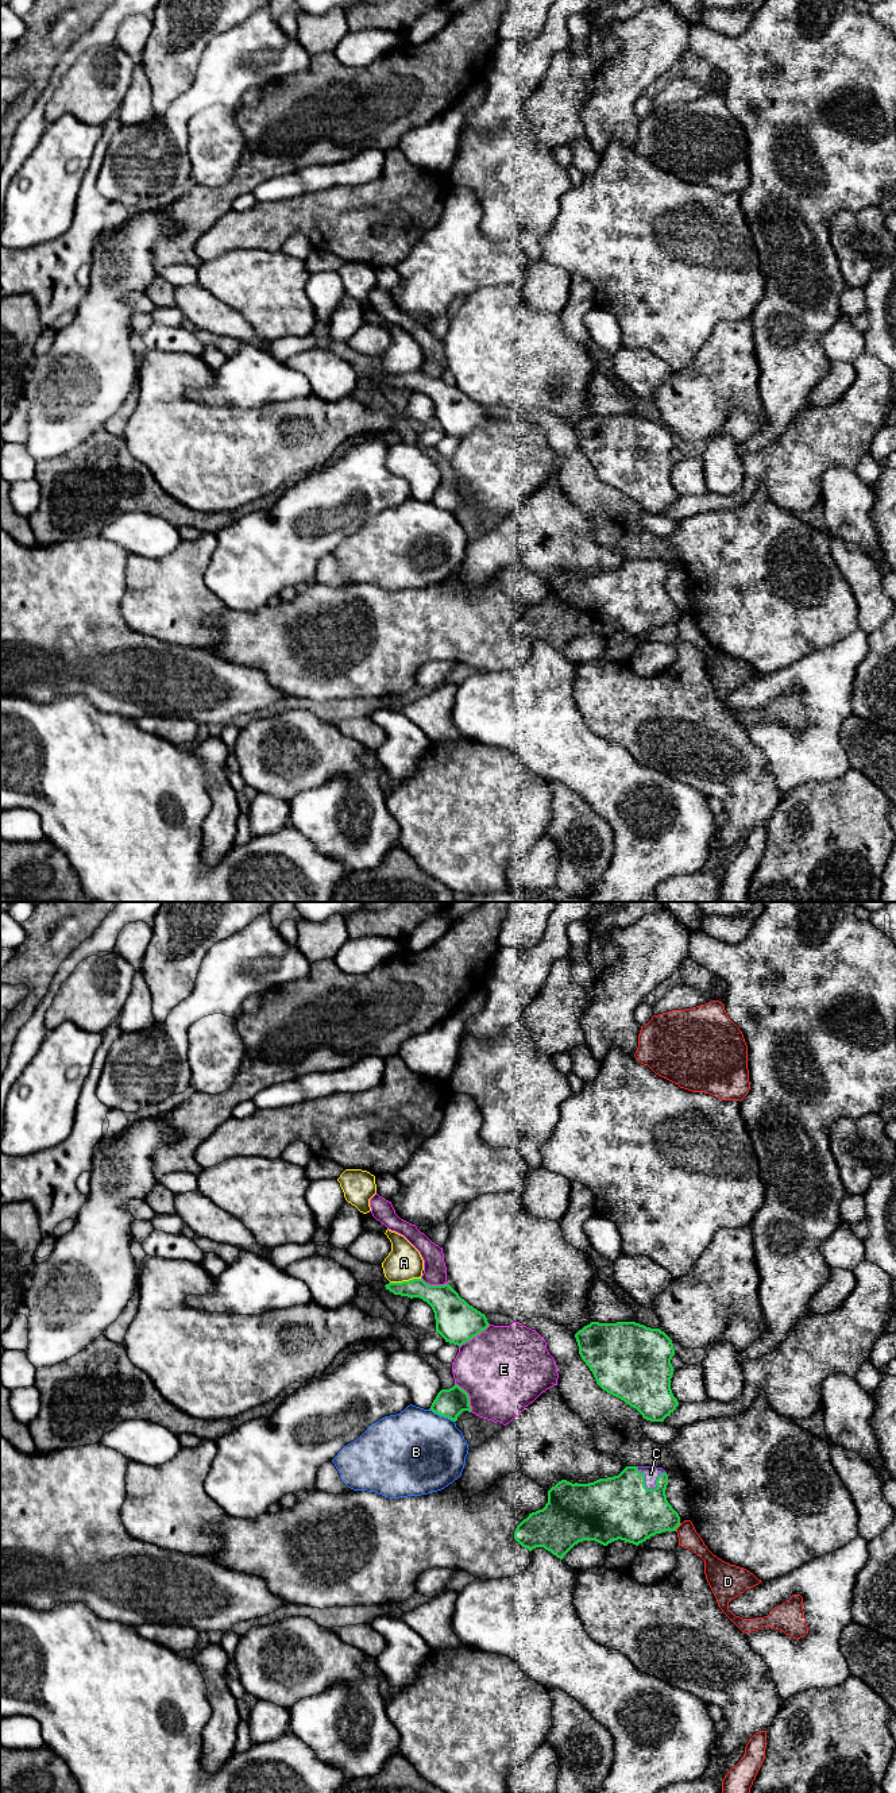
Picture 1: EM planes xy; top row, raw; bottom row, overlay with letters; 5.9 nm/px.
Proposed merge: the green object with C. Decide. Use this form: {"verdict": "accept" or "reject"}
{"verdict": "accept"}

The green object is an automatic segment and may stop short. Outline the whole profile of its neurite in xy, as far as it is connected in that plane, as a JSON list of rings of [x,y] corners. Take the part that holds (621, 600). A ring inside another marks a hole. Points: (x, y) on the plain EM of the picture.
[[[626,559],[618,568],[588,577],[561,572],[548,583],[545,599],[529,606],[517,618],[514,632],[529,644],[544,640],[560,652],[583,633],[607,639],[621,632],[638,639],[656,626],[676,624],[680,618],[679,606],[667,593],[667,578],[667,564],[656,559]]]

